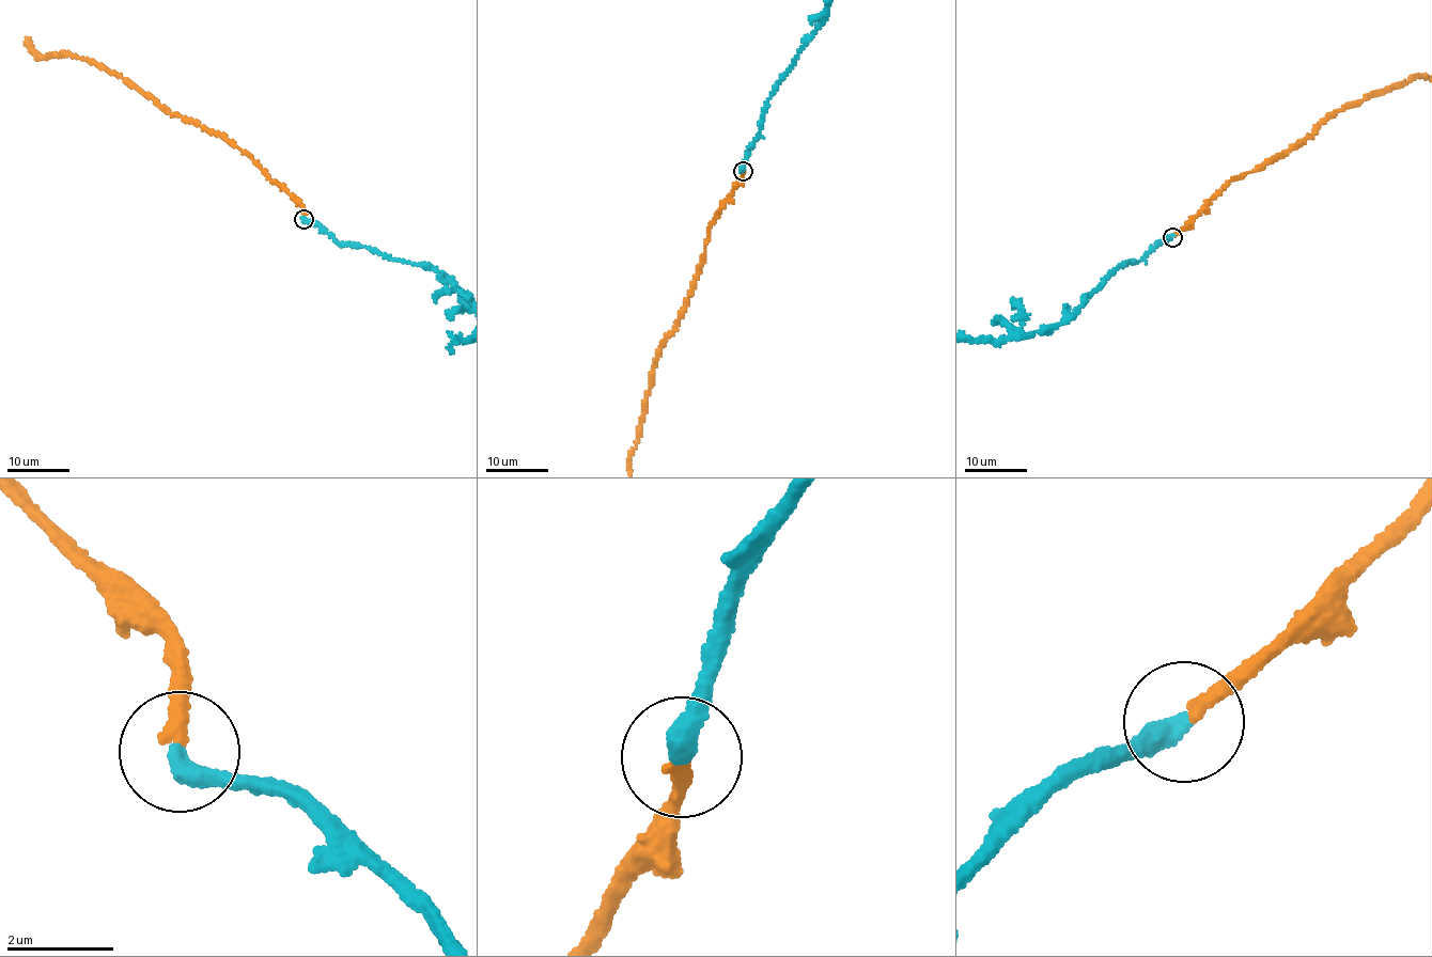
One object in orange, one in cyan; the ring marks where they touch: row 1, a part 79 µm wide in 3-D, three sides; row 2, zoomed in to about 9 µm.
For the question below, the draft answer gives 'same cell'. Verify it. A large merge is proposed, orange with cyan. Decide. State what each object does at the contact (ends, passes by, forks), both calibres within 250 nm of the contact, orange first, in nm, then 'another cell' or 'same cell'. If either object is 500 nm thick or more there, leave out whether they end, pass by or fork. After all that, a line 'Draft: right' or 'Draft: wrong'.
orange ends | cyan ends | 280/400 nm | same cell
Draft: right

